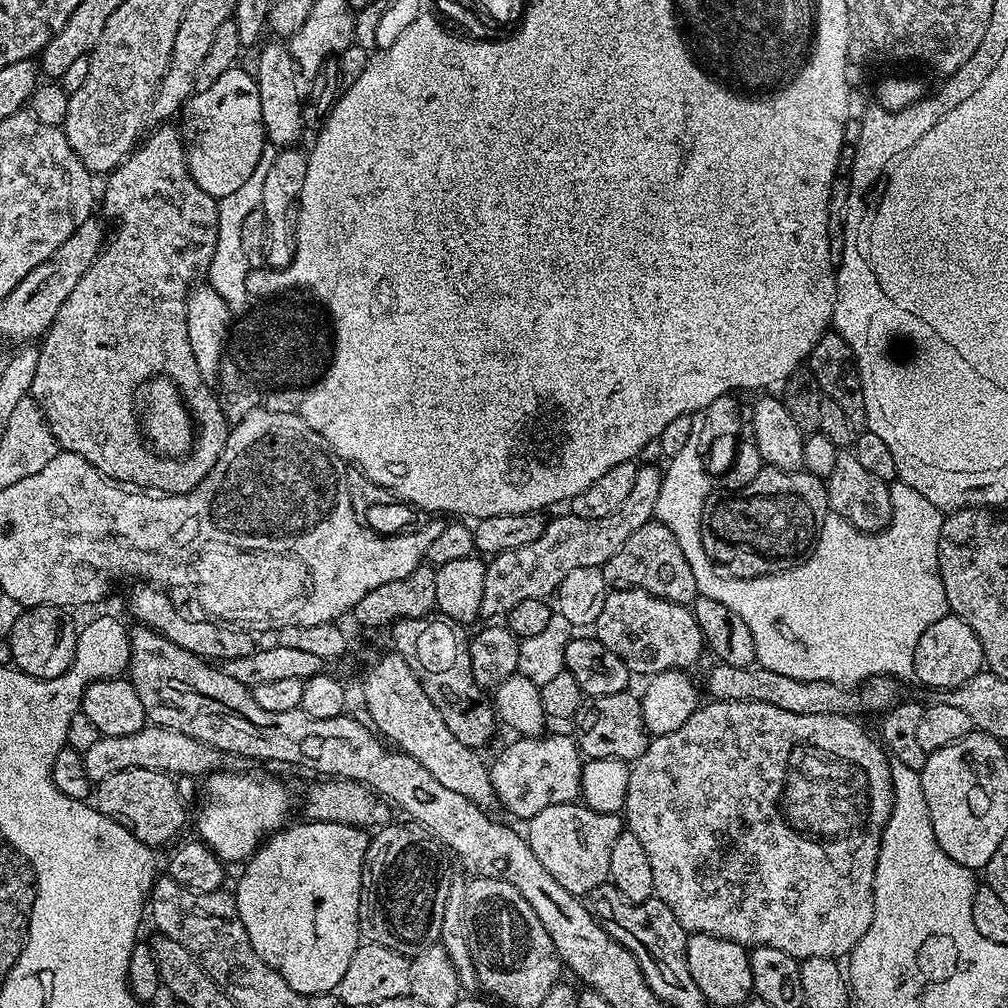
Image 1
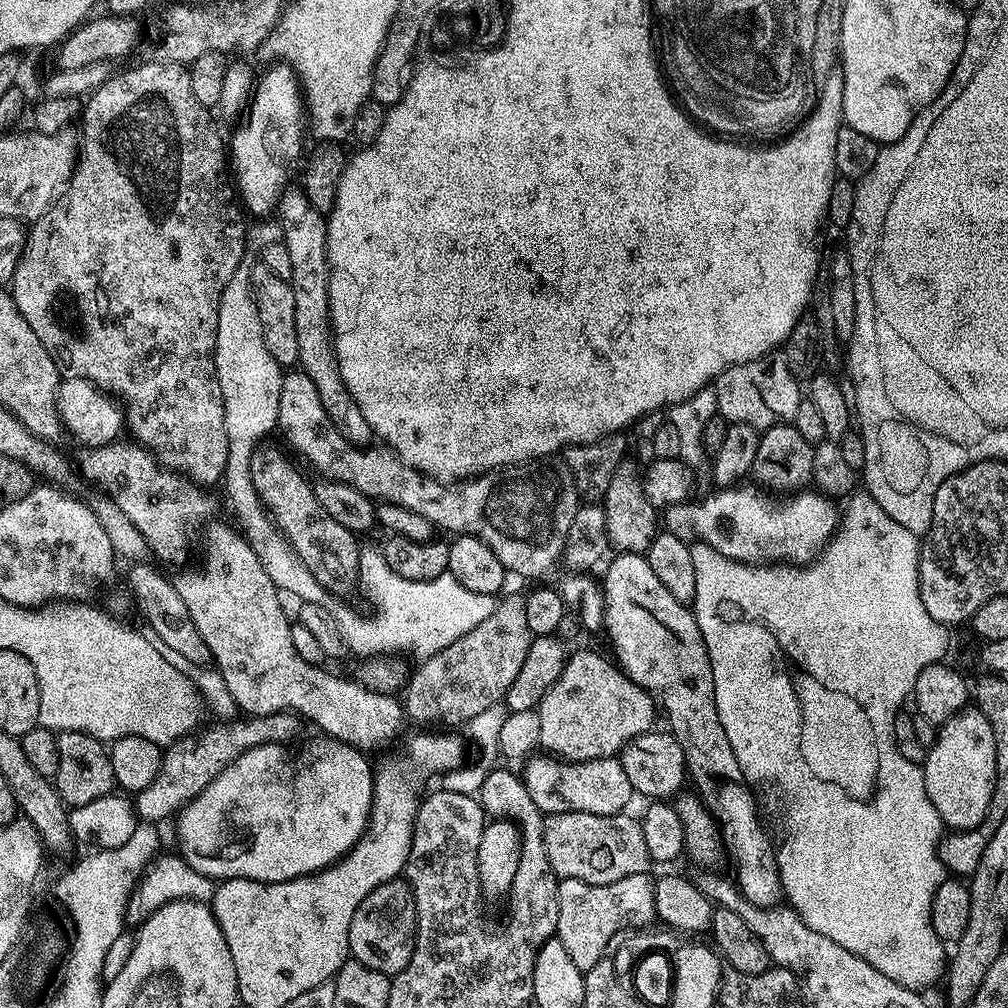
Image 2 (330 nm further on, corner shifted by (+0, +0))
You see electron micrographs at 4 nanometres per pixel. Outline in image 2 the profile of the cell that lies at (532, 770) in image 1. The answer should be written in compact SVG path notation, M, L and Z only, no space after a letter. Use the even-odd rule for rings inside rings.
M533 754L523 761L522 779L534 806L545 814L553 812L581 812L599 816L619 816L634 793L626 770L622 770L619 759L569 760L552 754Z

